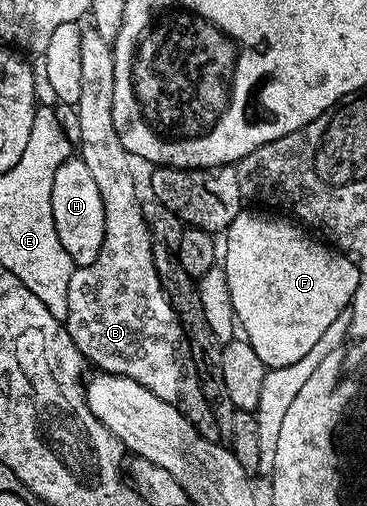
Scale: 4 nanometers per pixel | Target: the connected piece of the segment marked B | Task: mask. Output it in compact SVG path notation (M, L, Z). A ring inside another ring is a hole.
M93 26L83 27L80 31L80 98L76 105L76 114L80 118L80 143L76 146L77 155L84 162L84 166L88 166L88 170L92 173L92 179L96 182L96 187L100 190L100 202L104 202L104 246L100 246L100 254L96 254L96 262L92 262L83 268L75 267L72 278L68 282L68 314L64 321L68 334L72 338L72 342L76 342L76 346L80 350L80 354L86 357L91 365L95 364L95 369L111 372L117 376L127 376L136 382L140 382L140 386L144 386L148 390L152 390L152 394L156 394L156 398L164 398L164 402L168 402L172 406L176 406L176 410L180 410L180 414L184 414L192 422L192 426L196 426L196 430L209 440L218 440L218 427L216 426L216 418L212 418L212 410L208 406L208 402L204 398L204 394L200 390L200 382L196 374L196 366L192 362L192 354L188 350L188 342L184 330L180 326L178 316L174 312L174 307L170 305L170 299L164 294L164 290L160 286L160 278L156 274L156 266L154 265L154 246L155 241L150 234L150 228L146 224L146 213L143 205L138 205L138 184L134 181L134 168L130 165L132 161L131 153L124 150L123 144L120 142L118 127L112 122L112 90L114 89L114 74L116 71L116 52L108 42L104 42L100 38L100 33Z

